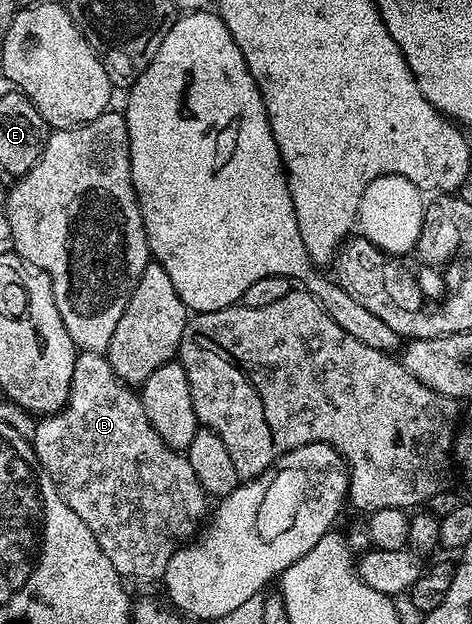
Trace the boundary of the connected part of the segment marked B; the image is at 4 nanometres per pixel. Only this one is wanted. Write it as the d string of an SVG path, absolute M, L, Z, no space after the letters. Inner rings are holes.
M78 351L75 374L71 378L67 402L59 411L42 415L37 420L37 429L31 437L31 443L42 470L55 482L57 493L63 498L63 502L67 502L67 506L71 506L71 510L75 510L75 514L79 514L79 518L83 518L83 522L87 522L87 530L91 530L91 534L95 534L95 542L99 542L103 554L107 554L107 558L111 558L111 566L115 566L115 570L122 578L129 579L130 576L133 580L160 581L167 570L167 562L171 562L171 558L180 548L190 543L198 535L199 529L210 511L210 497L206 496L203 486L199 486L199 478L195 478L195 470L191 470L188 455L184 451L167 446L167 442L163 442L163 438L159 438L155 426L151 426L151 422L143 410L140 395L124 380L118 378L115 370L109 364L108 355L100 352Z

